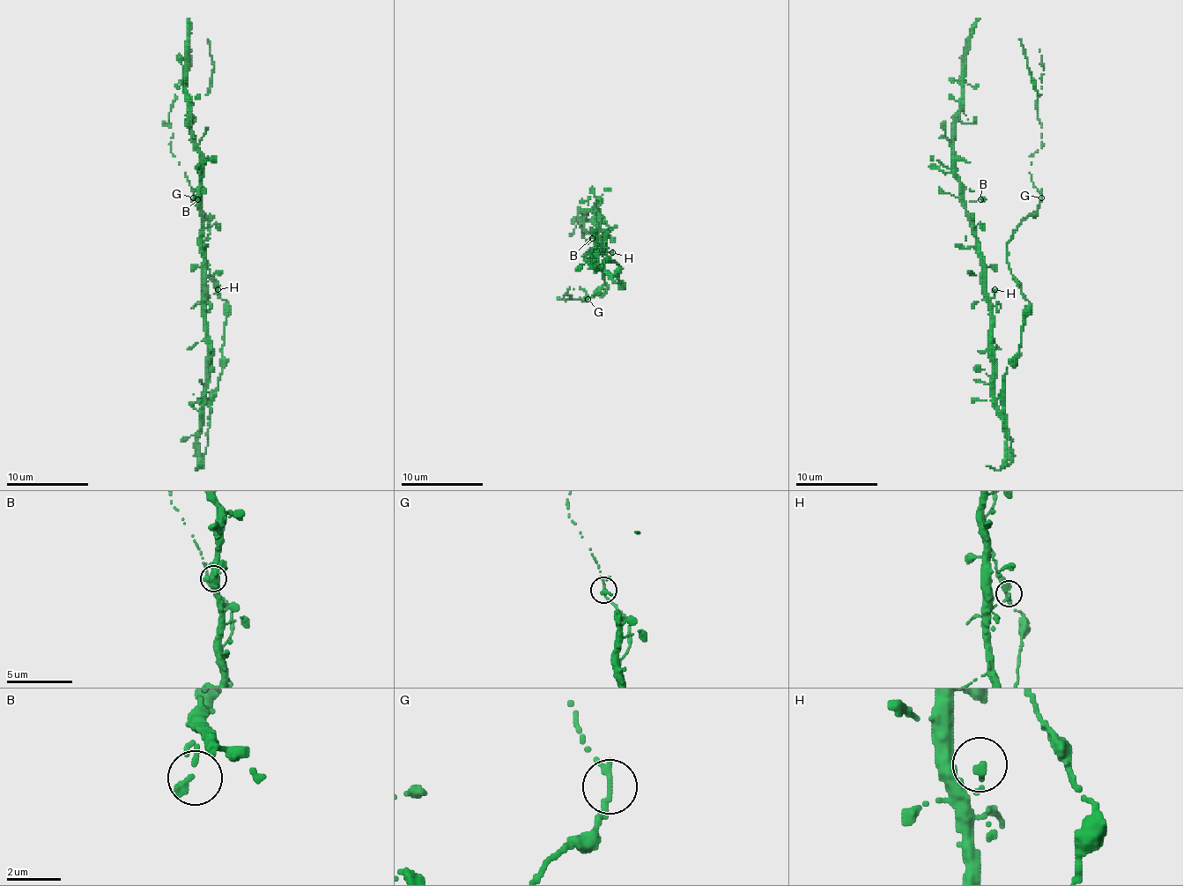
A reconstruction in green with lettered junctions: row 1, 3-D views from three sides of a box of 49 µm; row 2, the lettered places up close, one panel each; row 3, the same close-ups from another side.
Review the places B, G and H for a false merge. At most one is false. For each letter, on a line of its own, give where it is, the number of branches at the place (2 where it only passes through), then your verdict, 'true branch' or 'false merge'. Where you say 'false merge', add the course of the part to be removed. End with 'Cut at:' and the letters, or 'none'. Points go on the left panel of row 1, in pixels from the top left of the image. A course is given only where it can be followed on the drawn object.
B: (197, 199) | 1 | true branch
G: (193, 197) | 1 | false merge | (193, 197), (185, 173), (171, 148), (169, 117), (177, 86), (187, 74), (191, 49)
H: (218, 289) | 1 | true branch
Cut at: G

